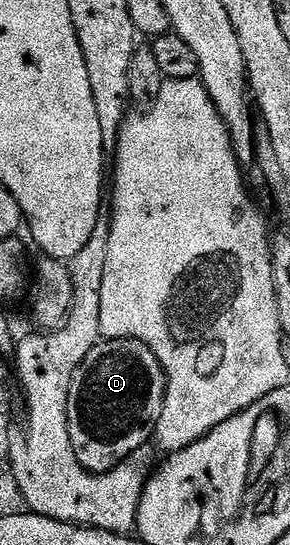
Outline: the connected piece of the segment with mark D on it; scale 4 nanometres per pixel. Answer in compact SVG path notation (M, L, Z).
M103 339L88 354L88 358L84 358L84 362L74 371L74 377L70 383L70 397L68 398L68 434L72 438L72 450L76 454L76 458L90 472L107 472L112 470L117 464L122 464L124 458L128 458L136 450L147 447L151 443L152 437L155 435L158 419L160 418L160 410L164 410L164 398L166 397L166 375L160 366L160 362L156 358L156 354L152 354L152 350L148 346L144 346L144 342L139 340L108 340Z

